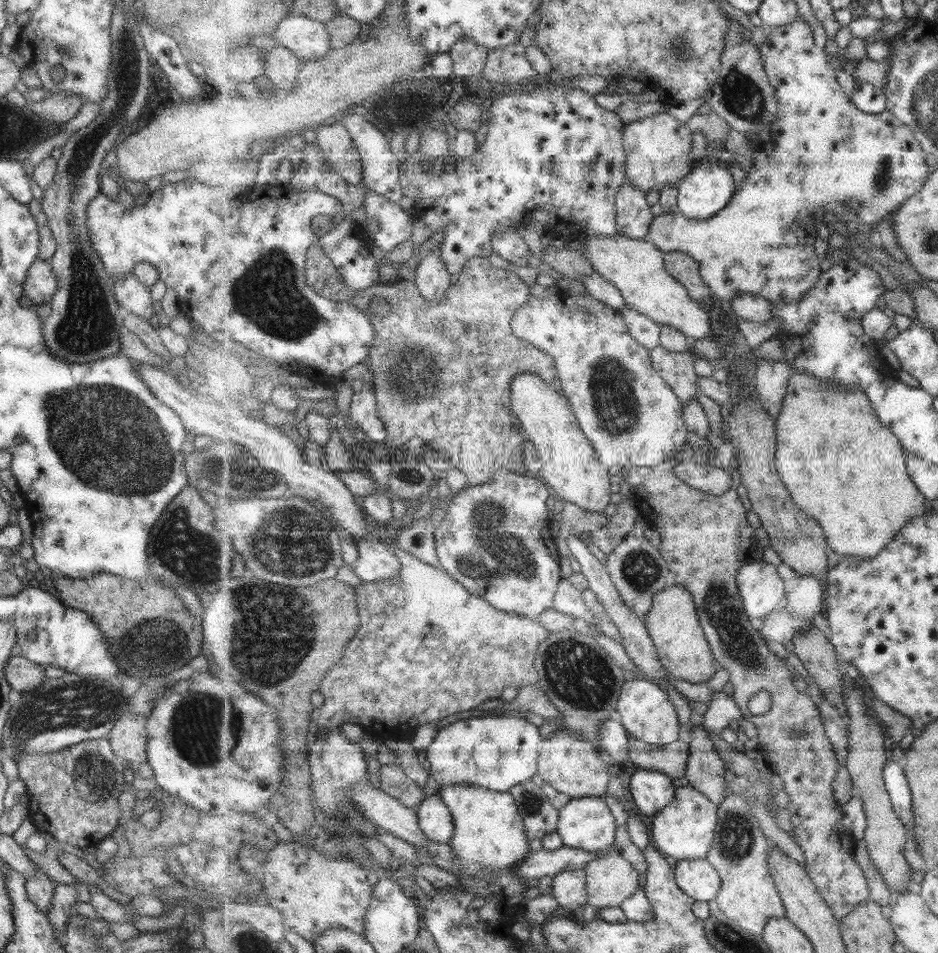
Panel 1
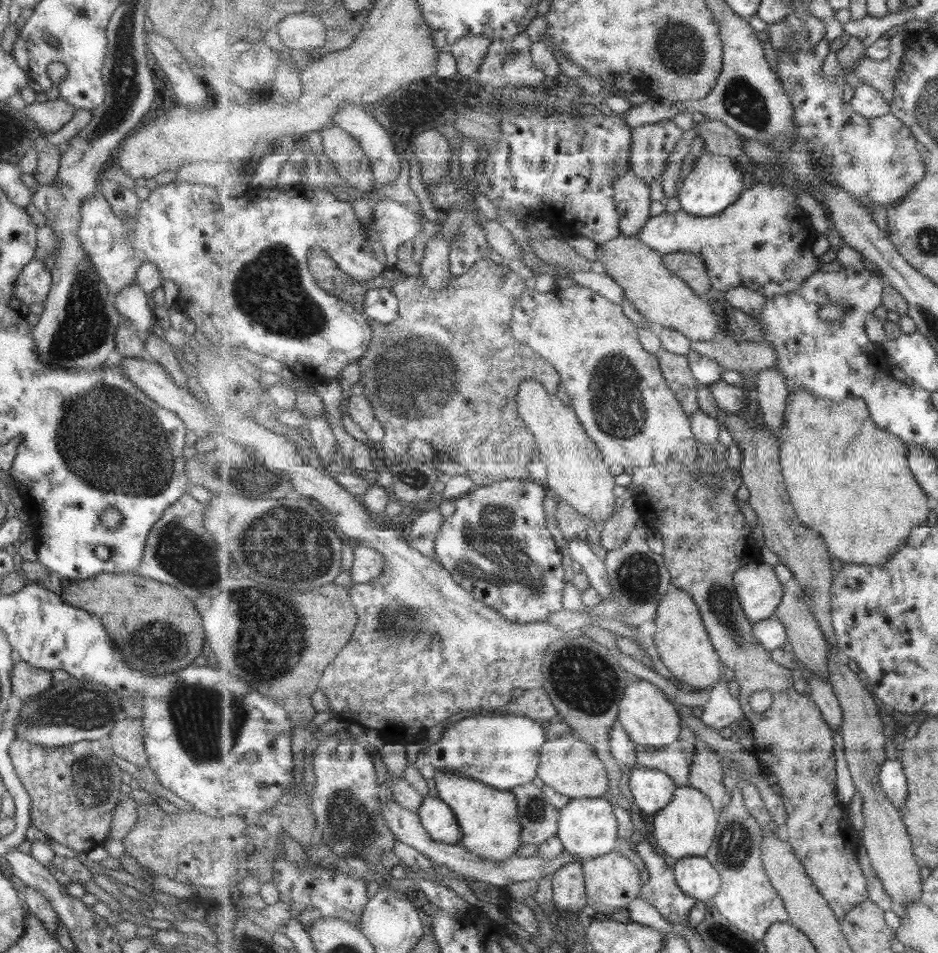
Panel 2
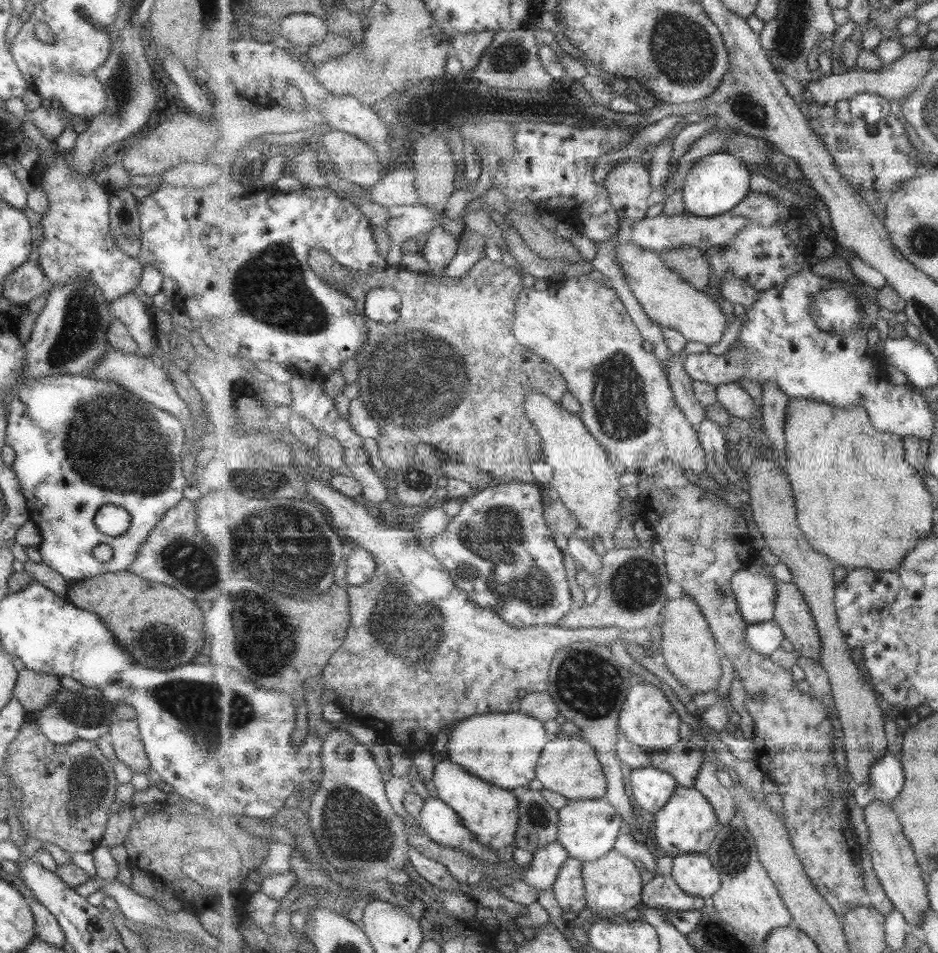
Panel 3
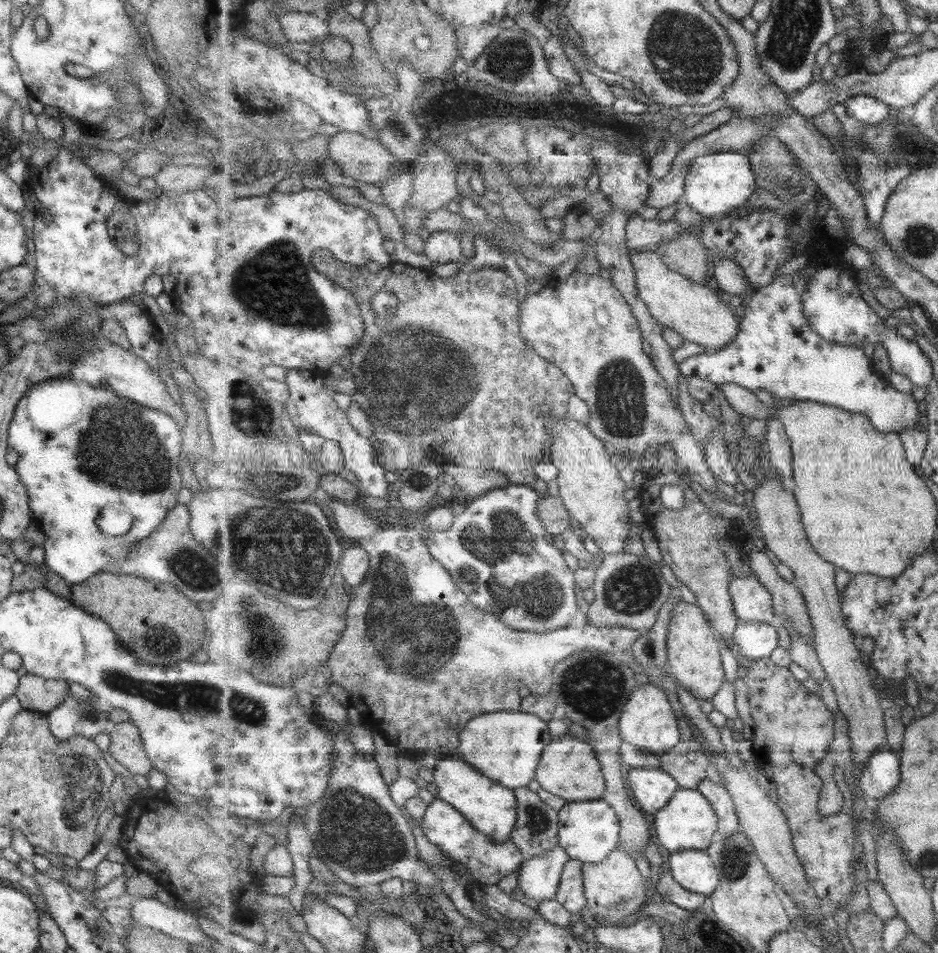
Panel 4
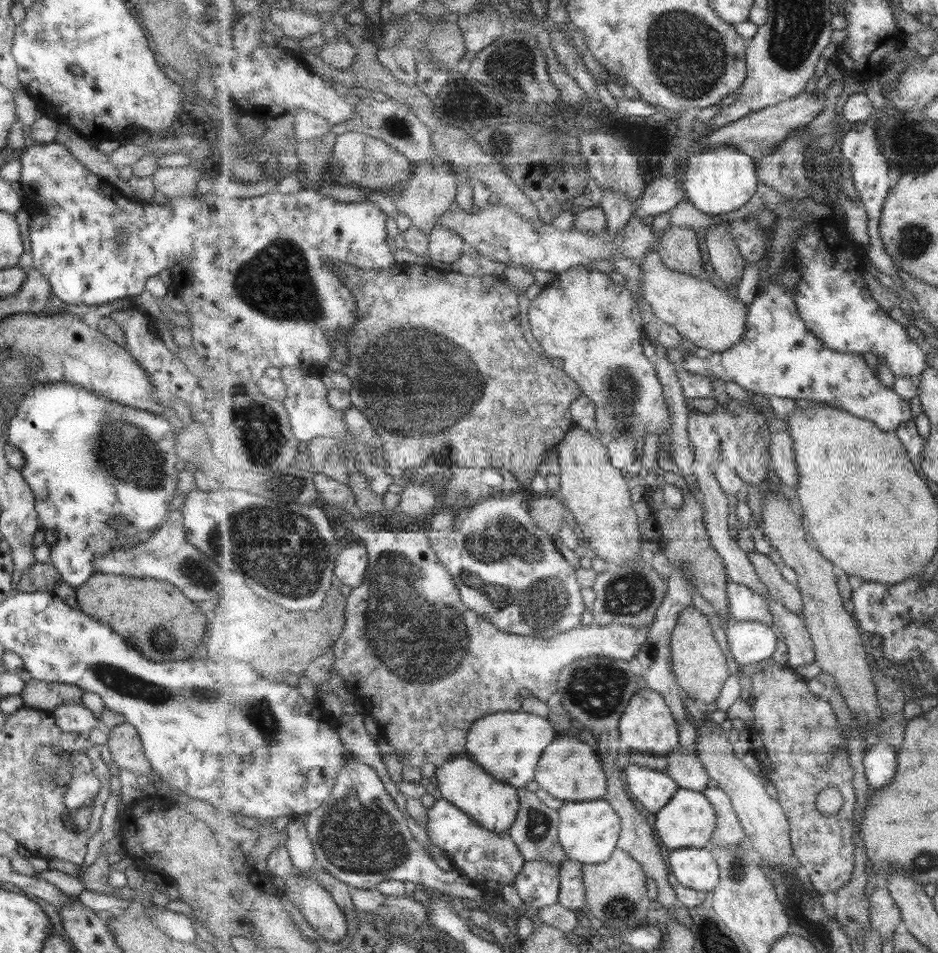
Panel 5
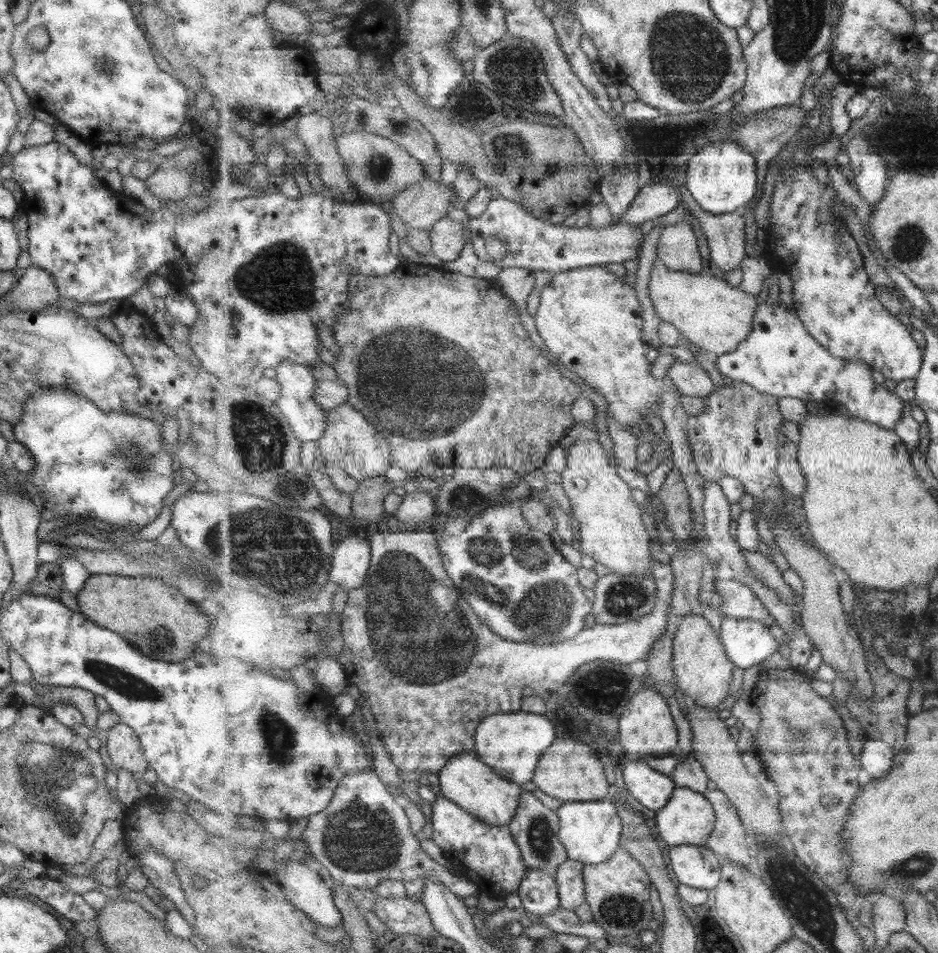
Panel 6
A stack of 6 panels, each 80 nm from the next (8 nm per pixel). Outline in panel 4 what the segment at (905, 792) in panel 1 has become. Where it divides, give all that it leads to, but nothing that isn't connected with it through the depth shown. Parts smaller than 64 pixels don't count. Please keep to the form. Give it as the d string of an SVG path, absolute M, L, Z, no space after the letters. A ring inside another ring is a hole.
M883 745L870 756L858 782L863 797L870 806L891 794L901 782L901 761L899 754Z

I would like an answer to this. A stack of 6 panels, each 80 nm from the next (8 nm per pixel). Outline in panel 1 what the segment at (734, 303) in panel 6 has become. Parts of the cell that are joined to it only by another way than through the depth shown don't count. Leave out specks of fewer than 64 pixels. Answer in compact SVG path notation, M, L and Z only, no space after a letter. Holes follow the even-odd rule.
M617 234L597 238L583 238L584 256L594 271L612 283L623 296L625 305L637 309L659 325L681 330L692 341L713 338L711 318L703 309L703 302L691 298L687 287L669 274L664 253L648 240L637 240Z

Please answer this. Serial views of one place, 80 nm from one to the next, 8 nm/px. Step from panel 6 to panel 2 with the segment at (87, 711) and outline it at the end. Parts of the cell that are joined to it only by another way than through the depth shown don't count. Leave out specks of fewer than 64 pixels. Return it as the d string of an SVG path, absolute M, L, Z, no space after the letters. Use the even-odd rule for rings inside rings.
M21 659L13 663L10 678L10 690L22 703L29 702L35 695L51 688L52 679L50 672L31 668Z

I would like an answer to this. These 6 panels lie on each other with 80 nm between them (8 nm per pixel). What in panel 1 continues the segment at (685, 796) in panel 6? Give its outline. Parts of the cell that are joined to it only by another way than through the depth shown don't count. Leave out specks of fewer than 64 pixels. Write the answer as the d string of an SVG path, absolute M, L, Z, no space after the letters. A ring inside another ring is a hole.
M691 784L678 786L676 799L652 820L652 838L659 852L676 860L706 859L718 828L719 808L703 791Z

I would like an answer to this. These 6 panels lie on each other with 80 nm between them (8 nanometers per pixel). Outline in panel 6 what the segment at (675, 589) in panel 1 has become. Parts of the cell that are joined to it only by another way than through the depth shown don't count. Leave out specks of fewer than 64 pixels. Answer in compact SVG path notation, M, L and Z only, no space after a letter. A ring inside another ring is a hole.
M687 615L683 618L674 638L672 665L678 680L677 688L690 696L695 704L708 709L718 709L730 701L729 686L733 680L735 664L727 654L720 634L708 618L703 615Z

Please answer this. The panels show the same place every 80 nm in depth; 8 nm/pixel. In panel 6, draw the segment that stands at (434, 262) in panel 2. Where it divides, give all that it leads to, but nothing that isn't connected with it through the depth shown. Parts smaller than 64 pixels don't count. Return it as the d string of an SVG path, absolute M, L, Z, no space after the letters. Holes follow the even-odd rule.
M448 217L439 220L430 231L433 255L443 264L454 262L465 249L467 233L463 224Z

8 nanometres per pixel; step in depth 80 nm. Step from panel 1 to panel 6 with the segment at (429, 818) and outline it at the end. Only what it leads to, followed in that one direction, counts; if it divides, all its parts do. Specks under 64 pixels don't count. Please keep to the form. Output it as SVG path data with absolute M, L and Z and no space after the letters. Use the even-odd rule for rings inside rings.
M441 796L432 804L432 826L432 840L435 844L443 850L451 864L479 888L493 890L499 896L507 896L512 892L517 893L521 889L529 866L522 857L521 847L515 842L510 825L491 826L490 823L488 824L481 819L477 819L469 811L463 810L456 802L451 802L451 799Z

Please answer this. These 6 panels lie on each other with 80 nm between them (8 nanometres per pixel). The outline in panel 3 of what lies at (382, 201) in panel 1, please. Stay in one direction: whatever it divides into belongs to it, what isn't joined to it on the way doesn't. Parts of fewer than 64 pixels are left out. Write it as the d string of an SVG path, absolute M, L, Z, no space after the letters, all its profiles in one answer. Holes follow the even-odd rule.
M421 204L415 206L393 206L393 208L389 209L389 215L391 215L389 224L386 224L386 221L383 221L381 224L383 228L387 230L389 238L391 239L391 246L386 256L387 263L390 267L400 265L401 260L403 260L403 256L401 256L401 244L403 244L403 242L415 239L415 236L419 236L419 234L422 233L430 234L437 226L441 226L443 218L445 217L440 208L433 210L433 208Z

